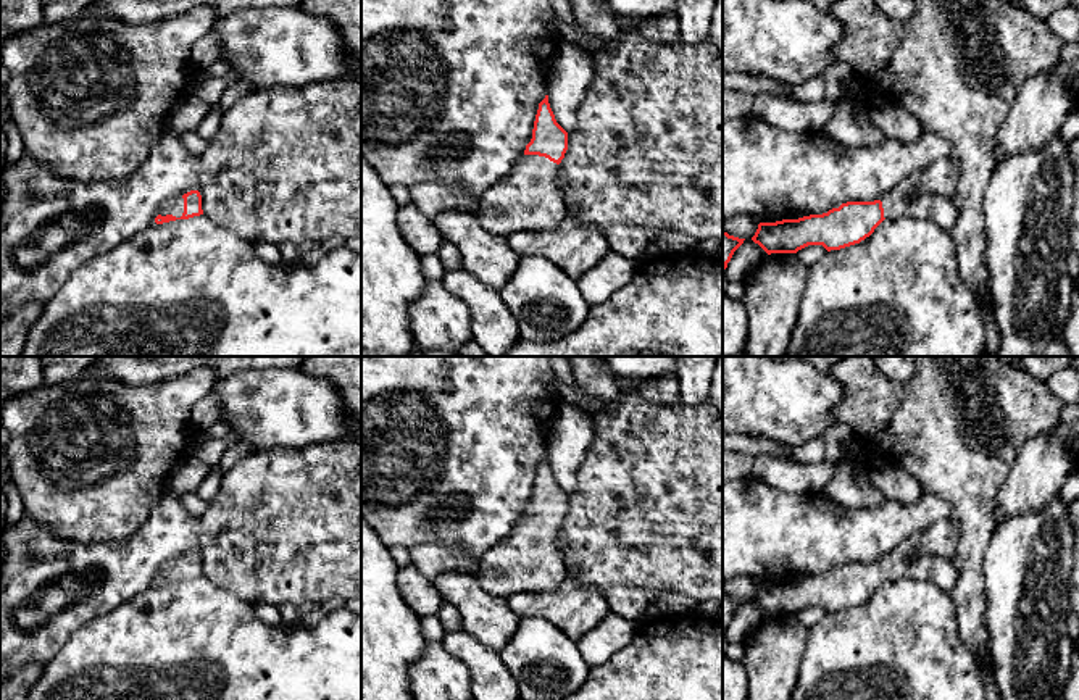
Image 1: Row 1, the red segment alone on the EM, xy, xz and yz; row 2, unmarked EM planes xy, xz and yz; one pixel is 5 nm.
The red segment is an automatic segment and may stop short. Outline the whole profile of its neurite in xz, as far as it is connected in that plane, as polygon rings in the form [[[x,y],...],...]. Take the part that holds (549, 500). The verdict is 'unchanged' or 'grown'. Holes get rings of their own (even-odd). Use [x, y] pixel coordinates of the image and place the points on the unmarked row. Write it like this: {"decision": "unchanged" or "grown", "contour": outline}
{"decision": "grown", "contour": [[[548,456],[539,465],[532,500],[511,532],[481,558],[477,581],[492,595],[553,590],[566,582],[556,544],[568,494],[556,484]]]}

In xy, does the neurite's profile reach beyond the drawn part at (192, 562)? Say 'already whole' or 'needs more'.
needs more

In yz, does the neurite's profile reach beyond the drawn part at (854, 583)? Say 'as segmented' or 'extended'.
extended

